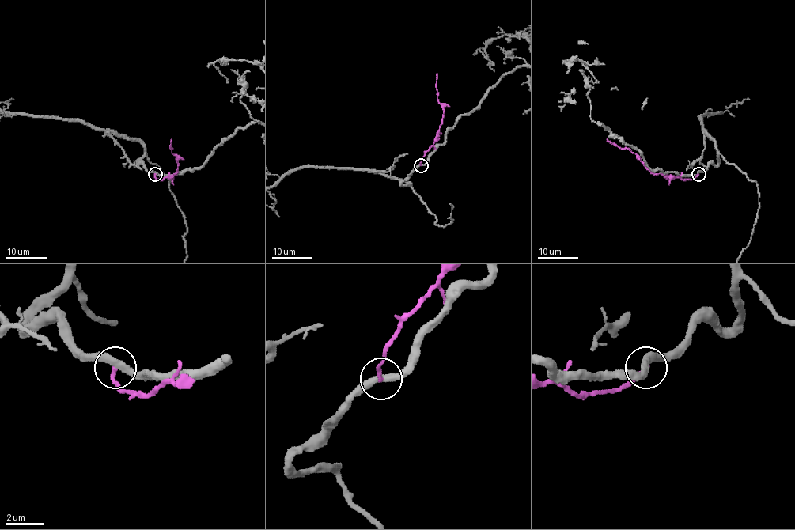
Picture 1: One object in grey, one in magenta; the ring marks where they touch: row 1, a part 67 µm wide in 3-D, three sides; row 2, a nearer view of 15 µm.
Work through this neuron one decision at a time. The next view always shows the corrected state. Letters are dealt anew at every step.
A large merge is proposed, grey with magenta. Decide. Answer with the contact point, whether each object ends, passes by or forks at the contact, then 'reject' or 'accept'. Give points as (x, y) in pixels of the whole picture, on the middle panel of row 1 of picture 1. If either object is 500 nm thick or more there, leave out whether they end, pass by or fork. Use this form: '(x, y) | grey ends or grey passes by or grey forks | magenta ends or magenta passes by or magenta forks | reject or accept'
(421, 165) | grey passes by | magenta ends | reject

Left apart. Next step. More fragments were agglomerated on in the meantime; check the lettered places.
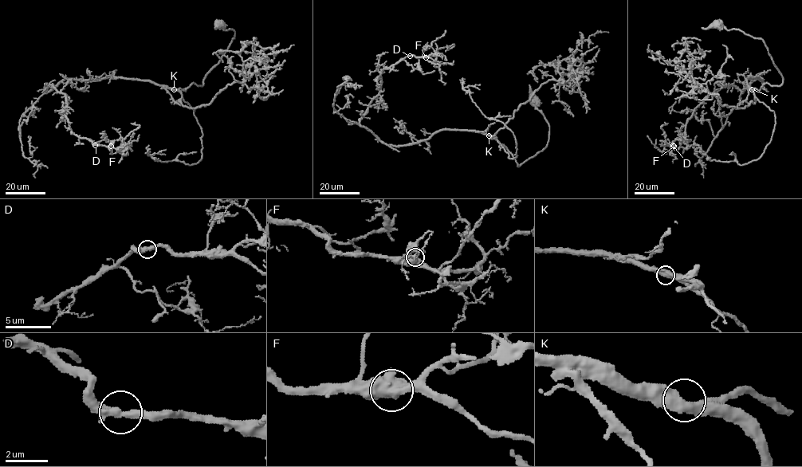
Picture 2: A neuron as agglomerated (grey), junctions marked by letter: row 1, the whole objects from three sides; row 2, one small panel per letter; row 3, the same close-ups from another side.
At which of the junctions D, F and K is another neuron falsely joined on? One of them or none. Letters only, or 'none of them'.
none of them

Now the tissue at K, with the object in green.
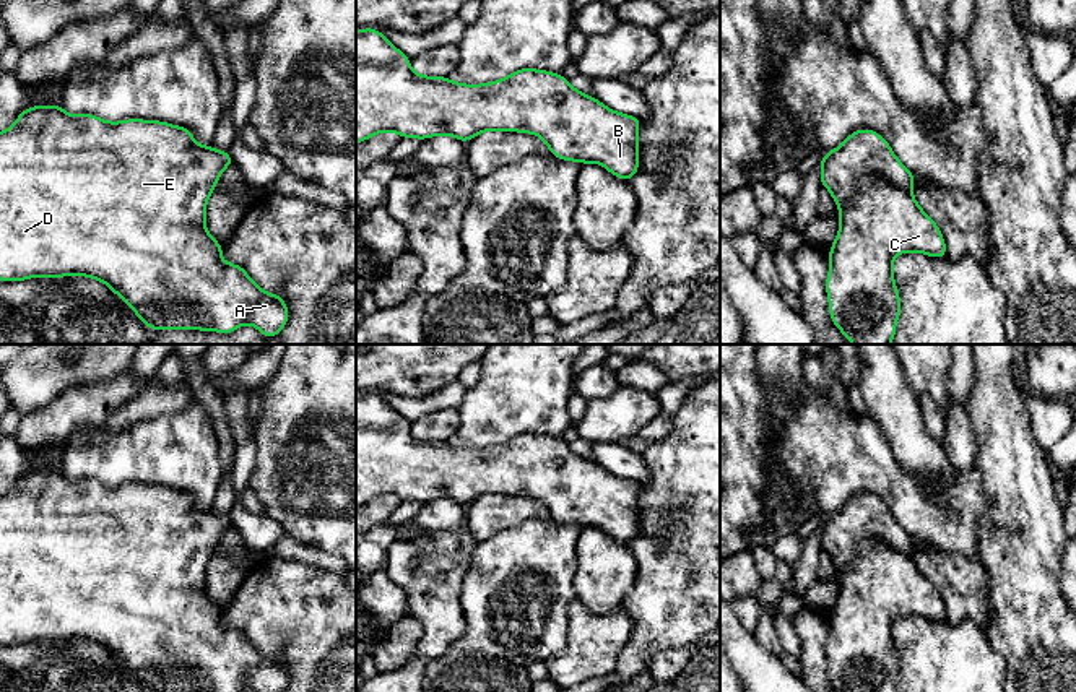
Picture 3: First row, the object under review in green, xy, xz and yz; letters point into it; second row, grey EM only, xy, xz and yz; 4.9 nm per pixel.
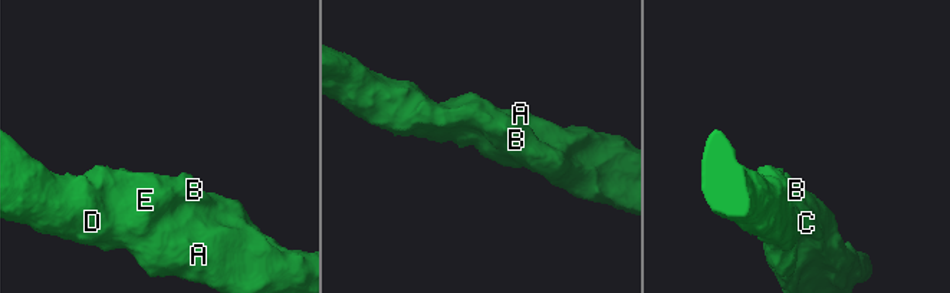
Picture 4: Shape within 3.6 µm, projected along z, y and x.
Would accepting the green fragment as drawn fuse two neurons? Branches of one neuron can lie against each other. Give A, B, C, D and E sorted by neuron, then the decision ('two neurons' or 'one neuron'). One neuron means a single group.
A B C D E | one neuron

